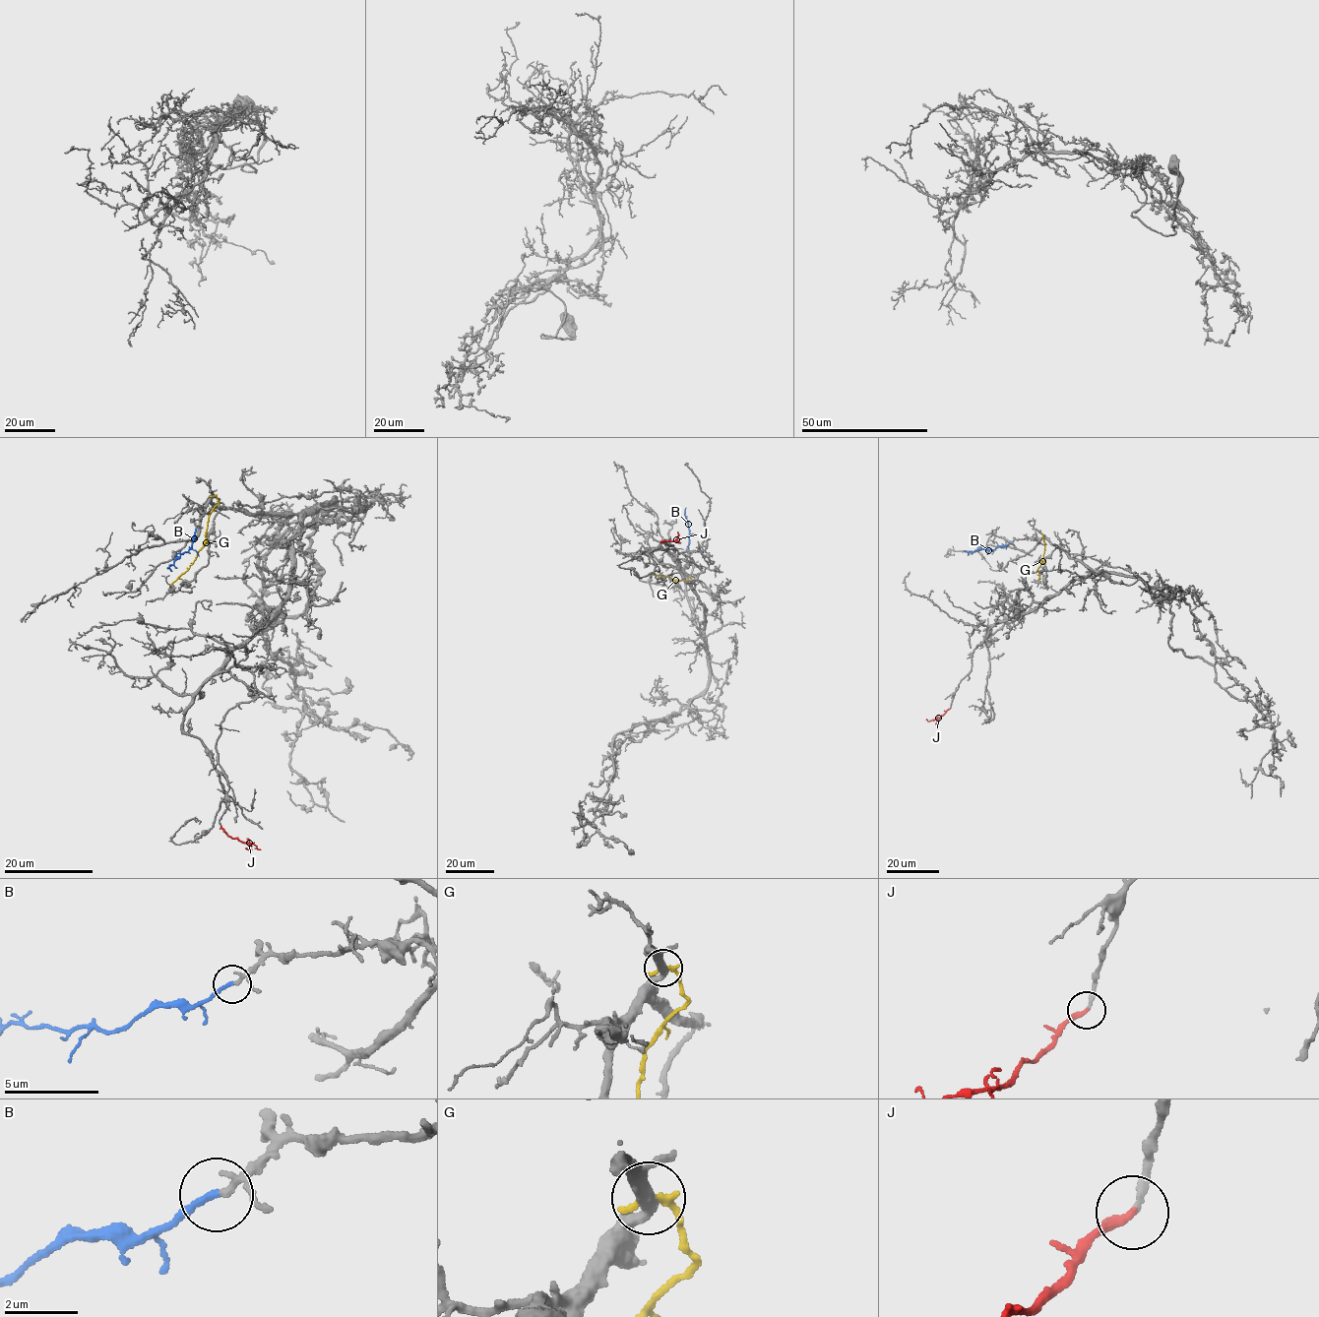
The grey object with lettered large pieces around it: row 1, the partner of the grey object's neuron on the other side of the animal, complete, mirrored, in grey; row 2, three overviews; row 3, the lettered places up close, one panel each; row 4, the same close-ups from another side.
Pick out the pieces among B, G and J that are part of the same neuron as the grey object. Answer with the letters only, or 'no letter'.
B, J

